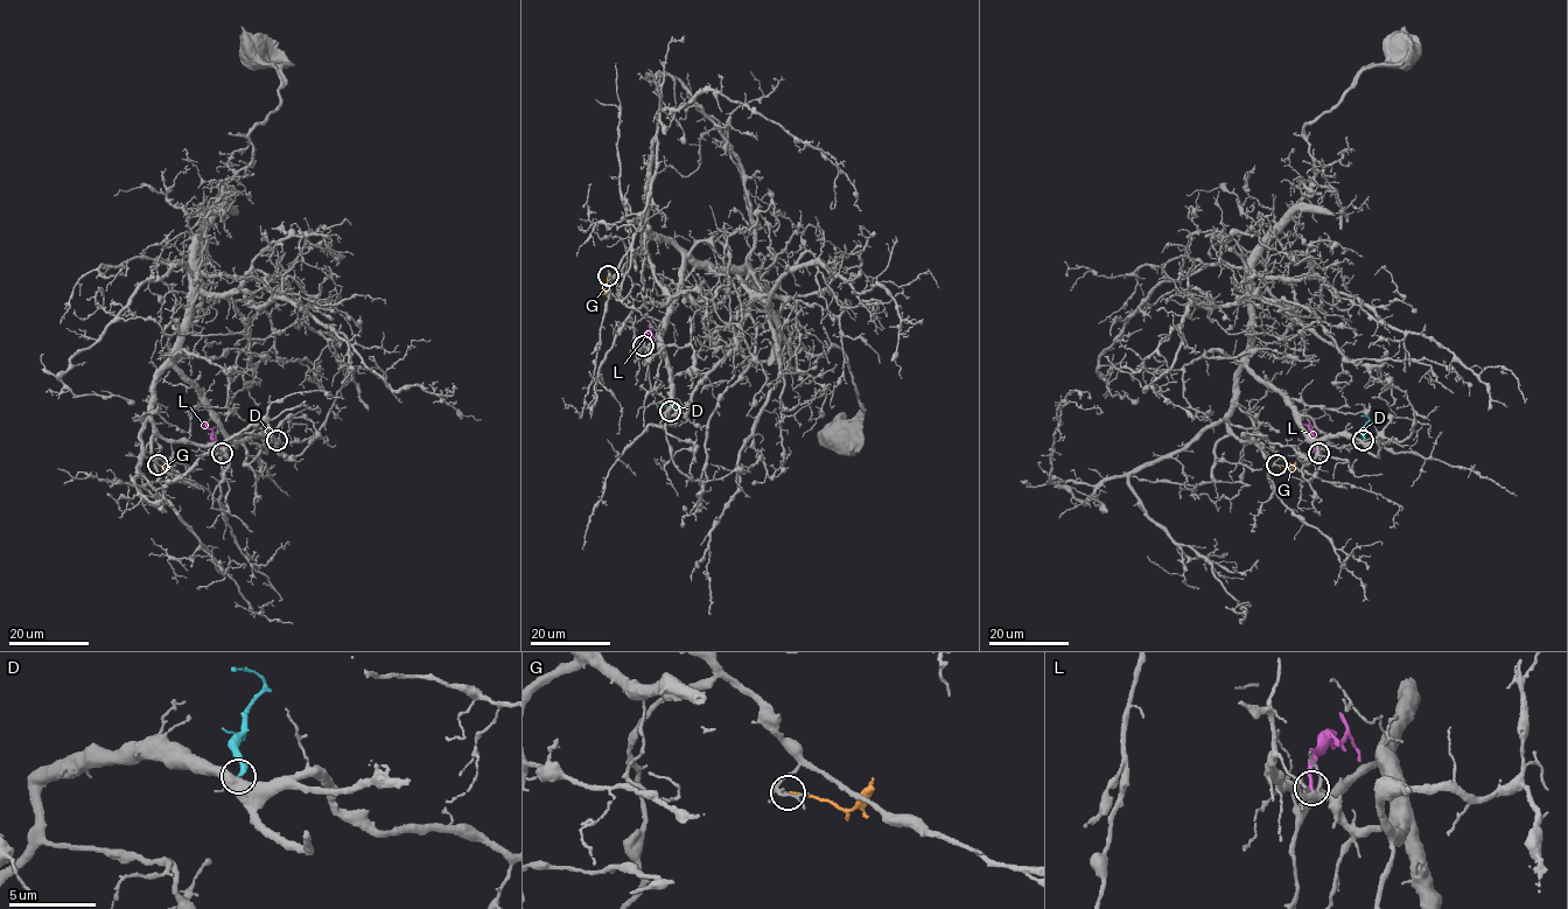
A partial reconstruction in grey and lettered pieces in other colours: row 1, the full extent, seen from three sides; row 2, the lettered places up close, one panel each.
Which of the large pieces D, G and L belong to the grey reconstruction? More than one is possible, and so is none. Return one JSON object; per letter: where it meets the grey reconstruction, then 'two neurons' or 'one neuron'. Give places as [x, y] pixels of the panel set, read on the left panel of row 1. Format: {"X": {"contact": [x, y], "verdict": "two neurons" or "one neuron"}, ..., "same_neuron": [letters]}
{"D": {"contact": [277, 440], "verdict": "two neurons"}, "G": {"contact": [158, 465], "verdict": "one neuron"}, "L": {"contact": [222, 453], "verdict": "two neurons"}, "same_neuron": ["G"]}

